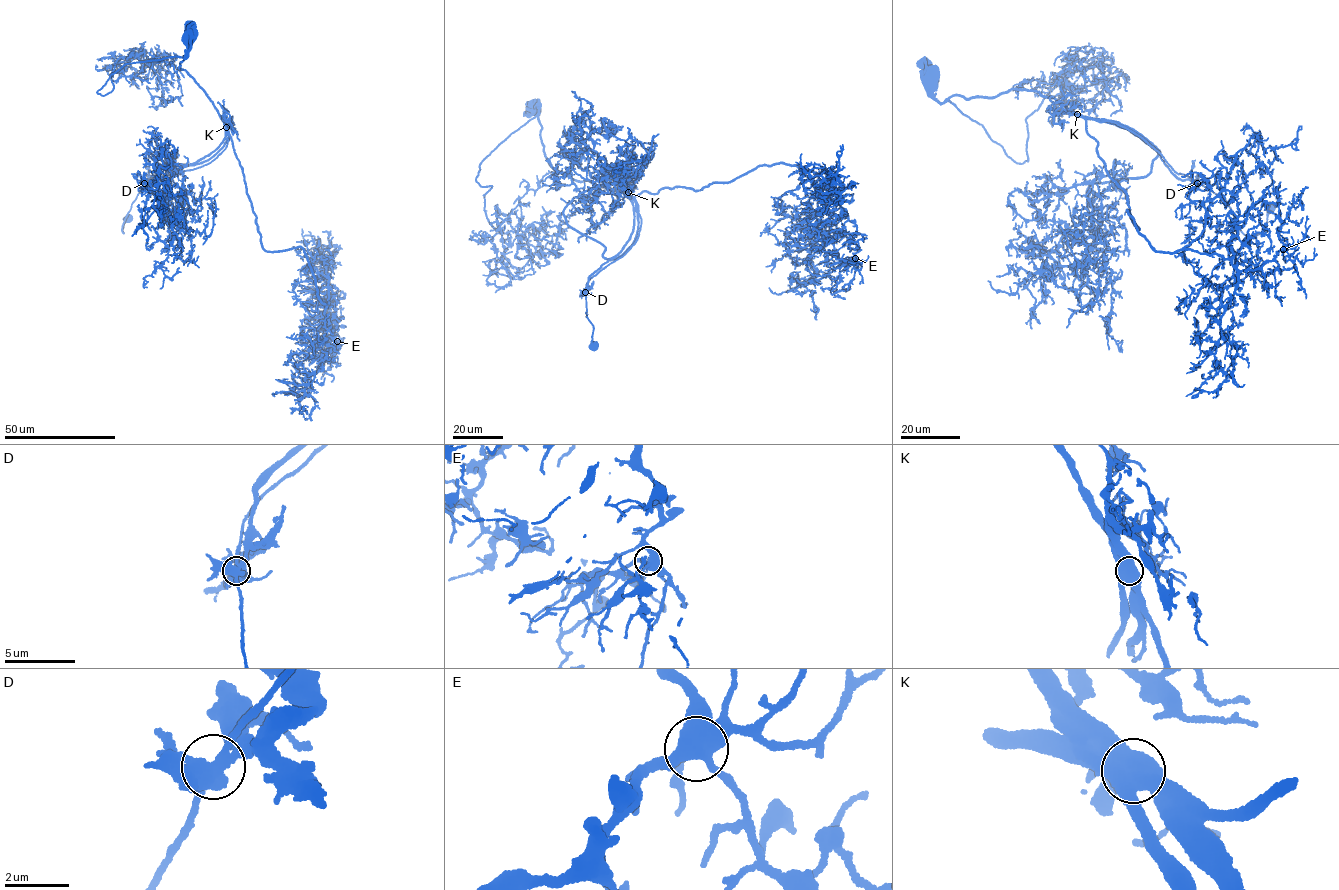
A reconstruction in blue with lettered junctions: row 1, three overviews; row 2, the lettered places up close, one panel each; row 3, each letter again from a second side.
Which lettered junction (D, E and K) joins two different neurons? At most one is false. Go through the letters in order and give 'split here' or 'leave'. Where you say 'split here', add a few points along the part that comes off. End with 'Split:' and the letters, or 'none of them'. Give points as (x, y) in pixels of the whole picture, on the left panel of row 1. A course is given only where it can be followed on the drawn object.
D: leave
E: leave
K: split here; foreign part runs (226, 127), (226, 141), (213, 156), (180, 165), (143, 184), (123, 223), (123, 233), (125, 218), (129, 215)
Split: K

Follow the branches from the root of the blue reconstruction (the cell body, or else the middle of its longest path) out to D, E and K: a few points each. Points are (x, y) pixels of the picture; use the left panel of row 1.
D: (189, 33), (189, 48), (178, 68), (186, 71), (210, 98), (224, 125), (225, 136), (209, 155), (144, 183)
E: (189, 33), (178, 68), (194, 78), (223, 120), (263, 247), (303, 249), (339, 348), (333, 352), (337, 341)
K: (189, 33), (186, 35), (189, 48), (178, 68), (186, 70), (205, 91), (226, 127)

